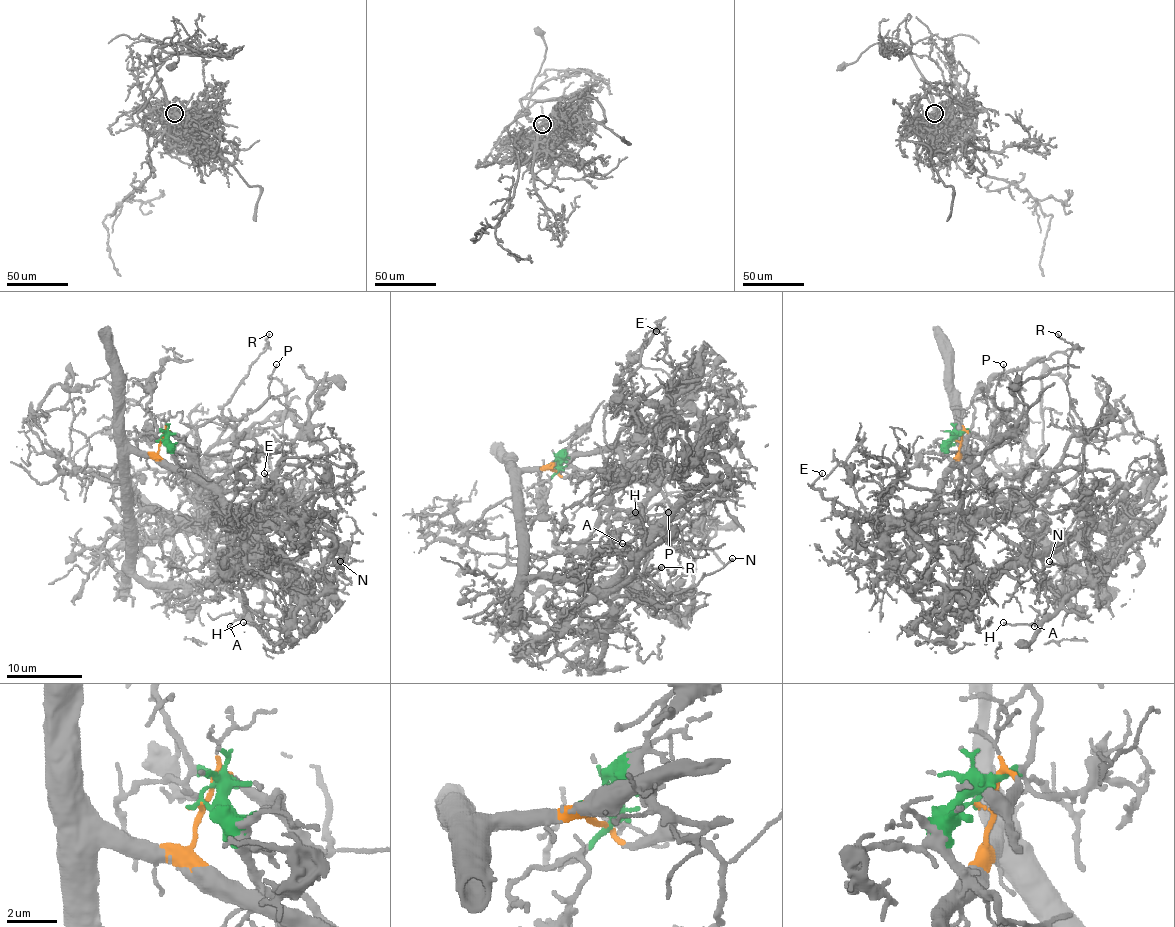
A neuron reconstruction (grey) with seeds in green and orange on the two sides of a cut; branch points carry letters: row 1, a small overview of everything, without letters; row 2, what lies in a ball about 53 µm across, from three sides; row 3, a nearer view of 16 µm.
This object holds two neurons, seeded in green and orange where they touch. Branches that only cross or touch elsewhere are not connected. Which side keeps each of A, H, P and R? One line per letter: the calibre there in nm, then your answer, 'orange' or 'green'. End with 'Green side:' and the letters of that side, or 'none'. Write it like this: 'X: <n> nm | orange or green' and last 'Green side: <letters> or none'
A: 110 nm | orange
H: 120 nm | orange
P: 120 nm | orange
R: 110 nm | orange
Green side: none

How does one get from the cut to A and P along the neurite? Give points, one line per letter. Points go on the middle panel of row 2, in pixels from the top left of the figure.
A: (550, 465), (520, 472), (520, 570), (527, 578), (616, 589), (635, 568), (635, 550), (621, 544)
P: (550, 465), (559, 474), (586, 476), (591, 482), (589, 502), (623, 518), (661, 502), (669, 512)

